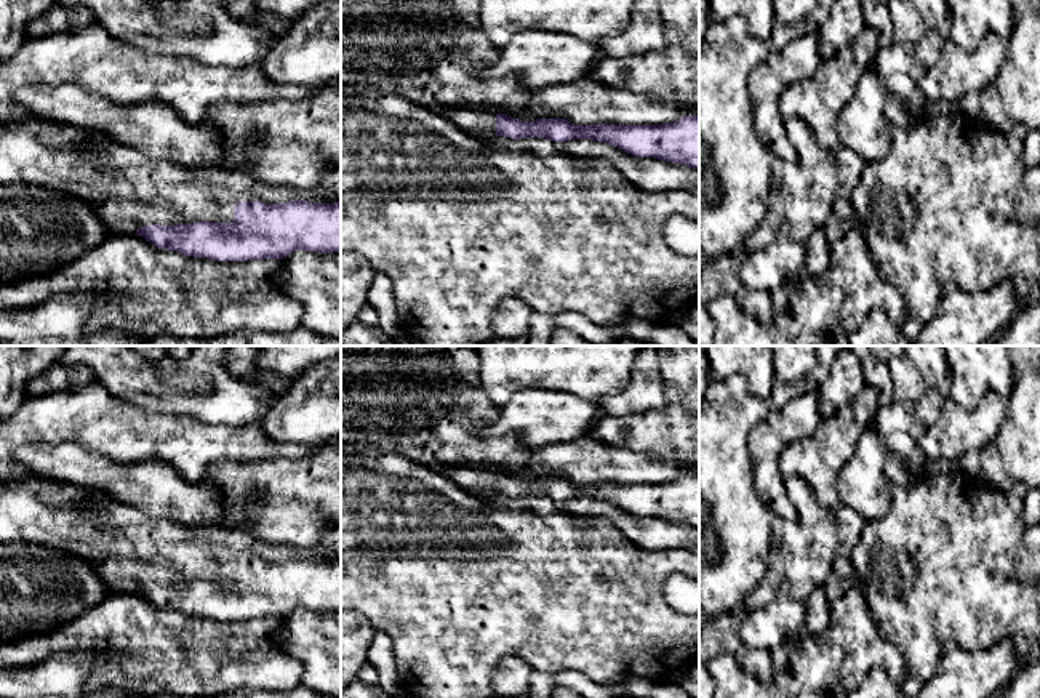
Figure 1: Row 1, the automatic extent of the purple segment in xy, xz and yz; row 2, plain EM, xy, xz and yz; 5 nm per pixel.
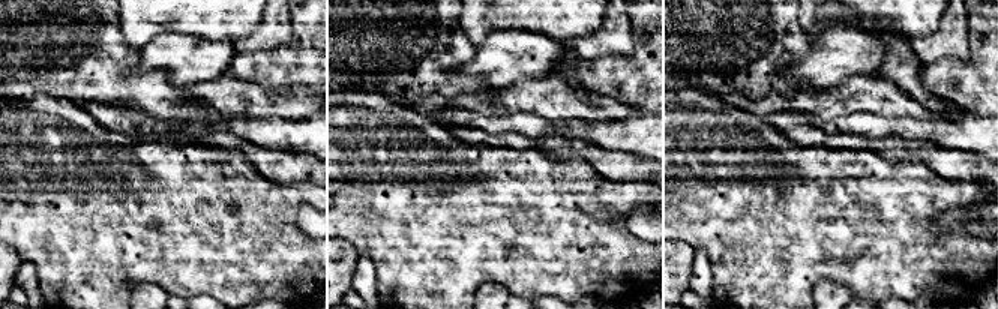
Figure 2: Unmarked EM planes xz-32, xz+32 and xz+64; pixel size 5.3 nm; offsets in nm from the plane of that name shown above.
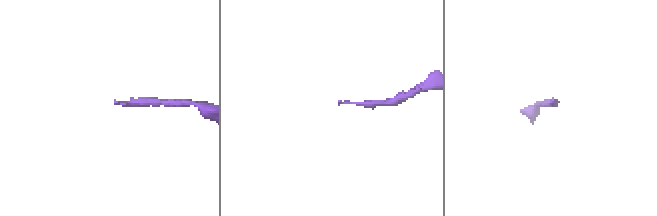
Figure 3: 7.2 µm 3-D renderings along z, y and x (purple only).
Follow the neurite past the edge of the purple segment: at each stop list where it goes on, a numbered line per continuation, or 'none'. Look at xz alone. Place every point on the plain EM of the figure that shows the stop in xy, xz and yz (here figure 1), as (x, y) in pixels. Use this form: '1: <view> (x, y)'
1: xz (480, 482)

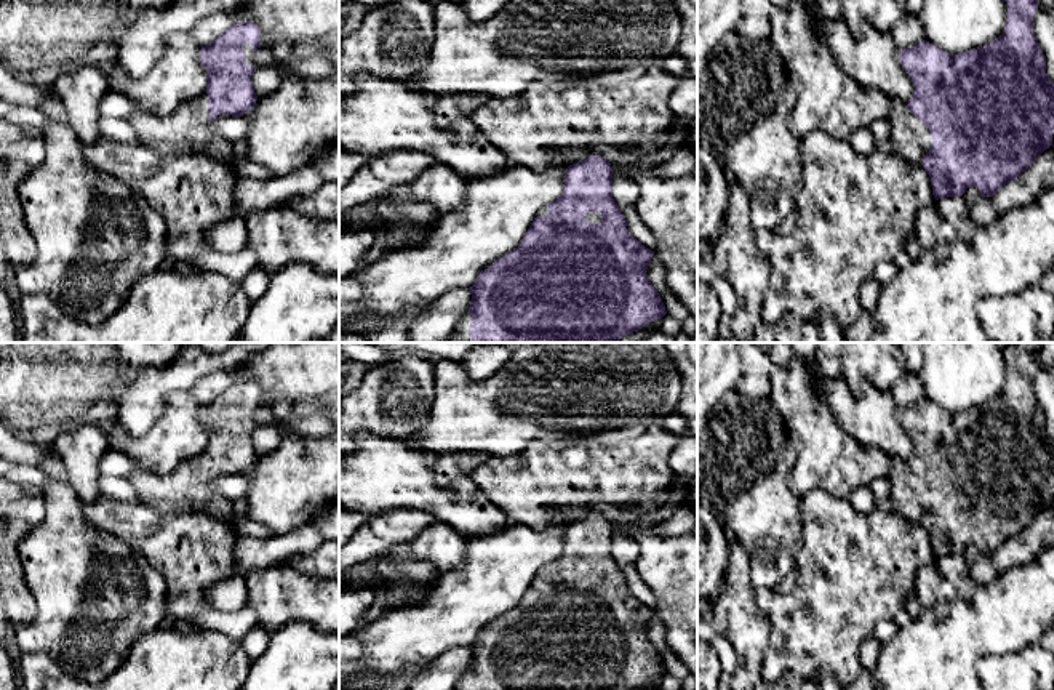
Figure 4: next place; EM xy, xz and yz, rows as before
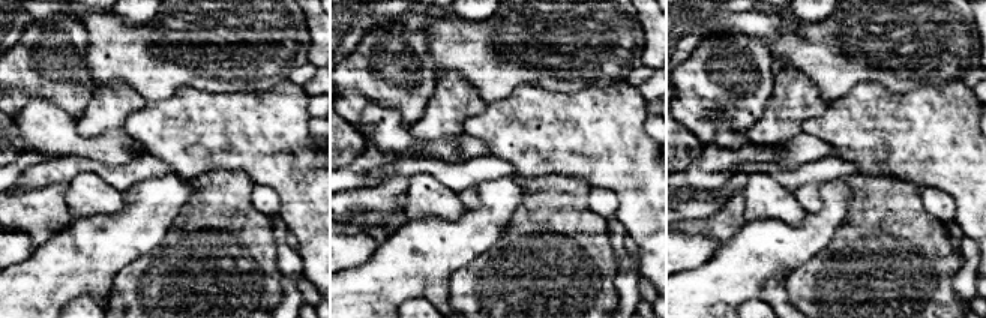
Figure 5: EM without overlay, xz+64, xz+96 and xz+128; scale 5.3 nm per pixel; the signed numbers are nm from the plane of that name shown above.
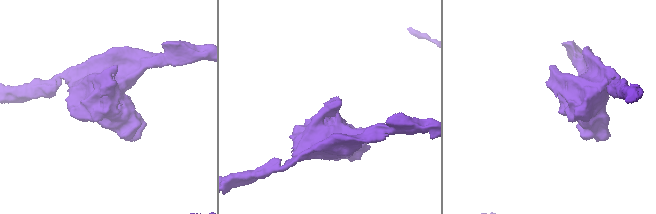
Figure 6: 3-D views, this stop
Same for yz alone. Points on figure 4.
1: yz (910, 498)

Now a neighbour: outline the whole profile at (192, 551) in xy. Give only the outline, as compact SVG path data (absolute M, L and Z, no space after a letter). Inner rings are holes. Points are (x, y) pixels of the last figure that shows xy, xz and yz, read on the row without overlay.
M101 496L82 503L85 520L139 551L166 581L166 613L186 618L211 608L211 588L235 573L232 522L203 512L165 514Z

